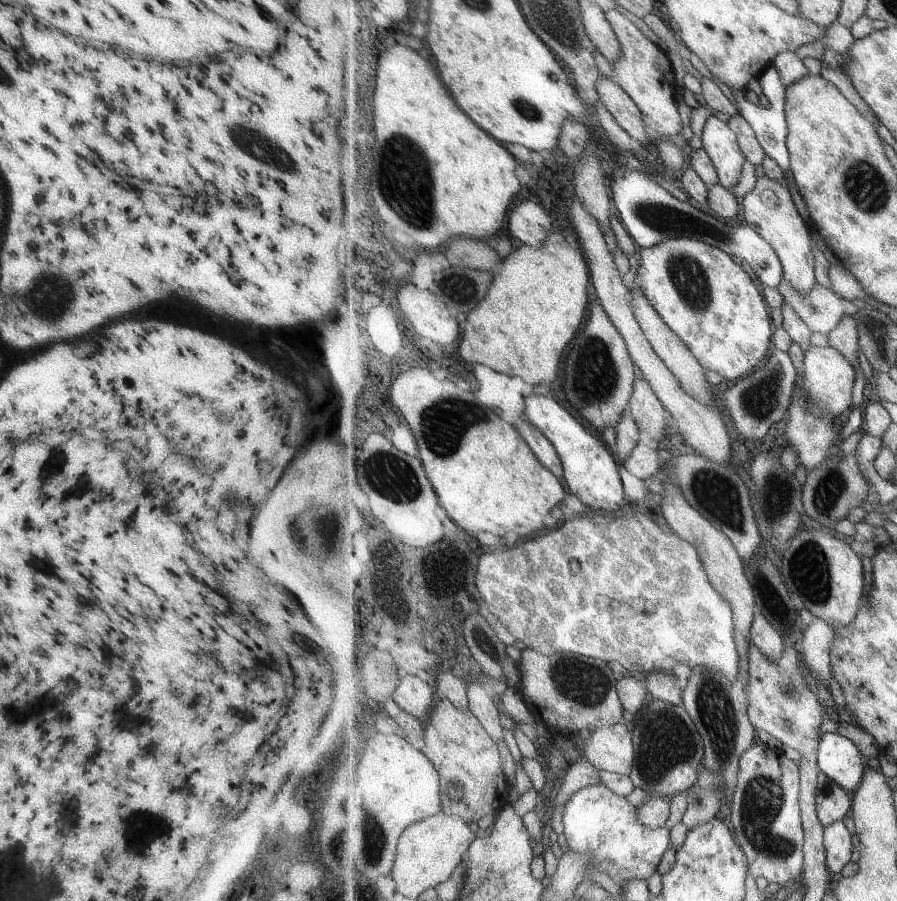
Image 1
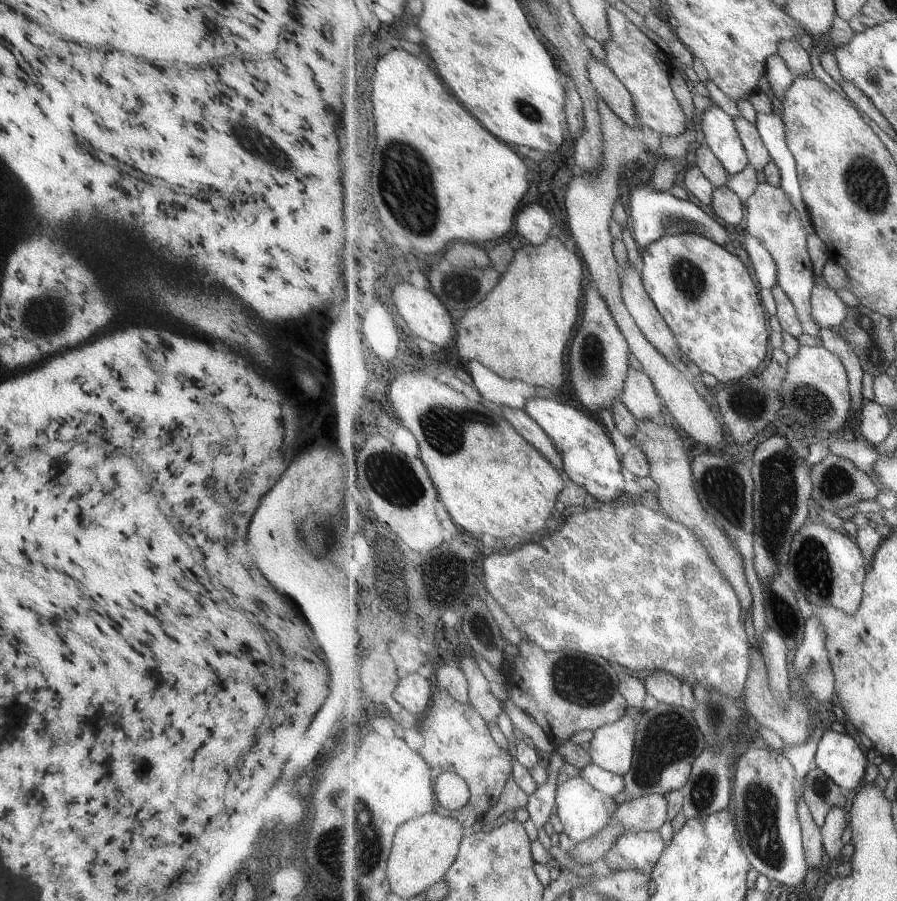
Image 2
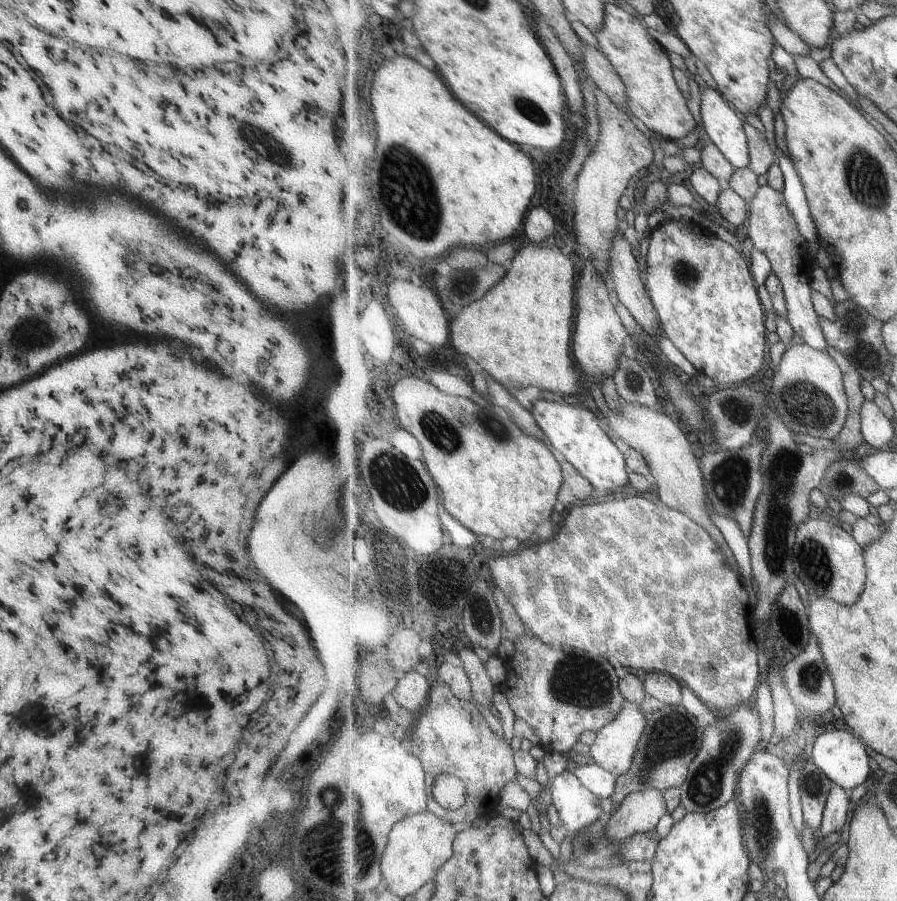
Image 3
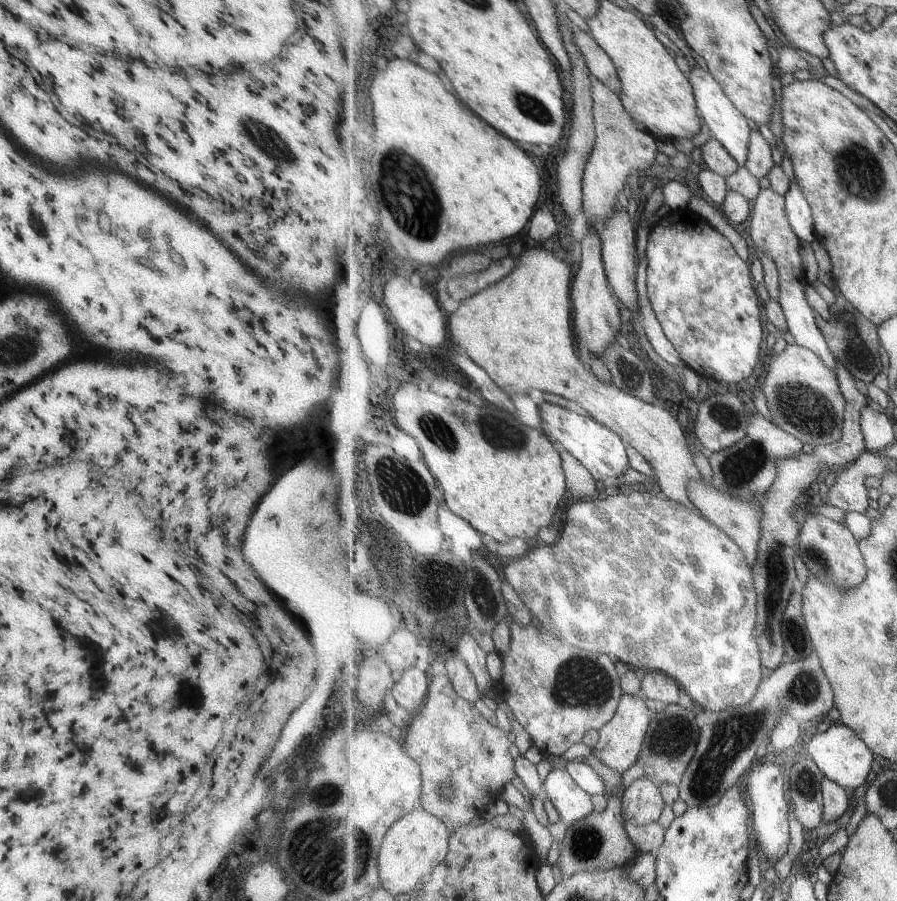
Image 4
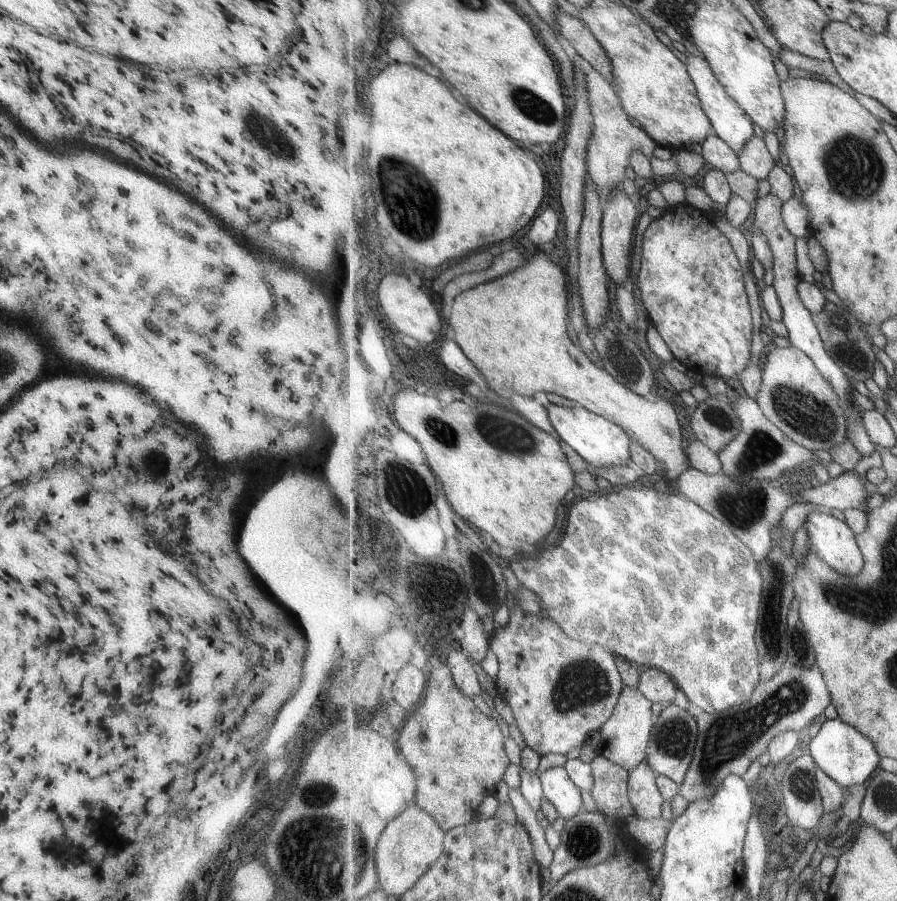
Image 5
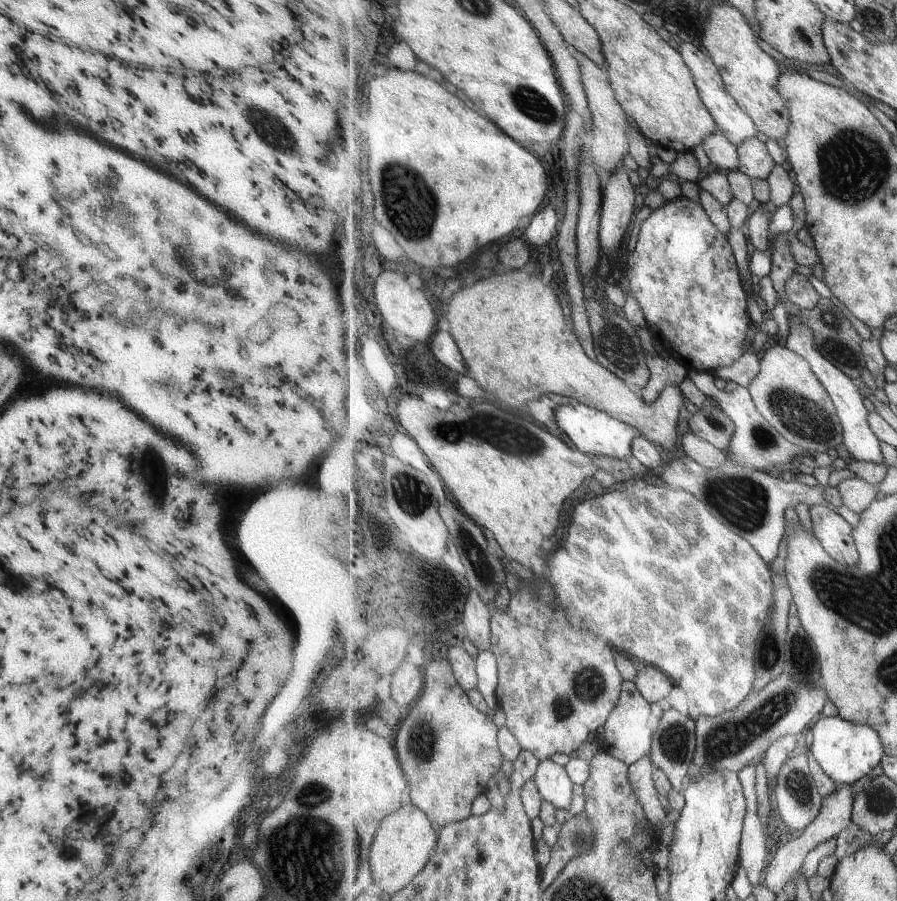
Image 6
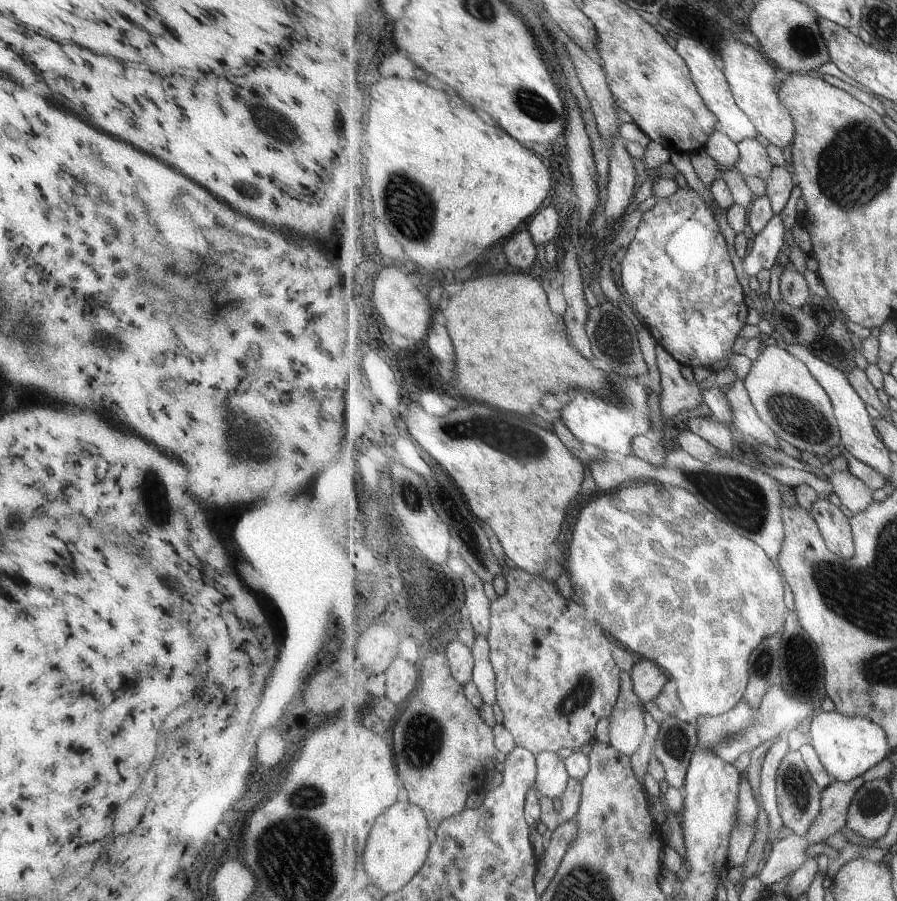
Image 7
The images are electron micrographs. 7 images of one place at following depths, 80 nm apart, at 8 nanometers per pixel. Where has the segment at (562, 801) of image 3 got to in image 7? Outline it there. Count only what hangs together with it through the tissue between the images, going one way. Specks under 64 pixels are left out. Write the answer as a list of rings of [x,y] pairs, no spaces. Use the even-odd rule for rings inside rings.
[[[543,750],[541,754],[536,755],[536,758],[538,778],[535,788],[537,792],[540,796],[561,800],[570,778],[564,760],[561,760],[556,752],[551,752],[551,750]]]

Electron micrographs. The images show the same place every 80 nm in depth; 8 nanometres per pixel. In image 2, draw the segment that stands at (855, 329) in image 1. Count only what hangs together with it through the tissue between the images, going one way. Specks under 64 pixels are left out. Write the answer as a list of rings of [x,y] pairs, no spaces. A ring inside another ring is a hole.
[[[821,330],[823,347],[833,352],[844,363],[849,375],[849,392],[851,392],[852,409],[862,410],[864,405],[863,398],[863,366],[857,356],[853,346],[847,342],[847,338],[839,336],[833,330]]]

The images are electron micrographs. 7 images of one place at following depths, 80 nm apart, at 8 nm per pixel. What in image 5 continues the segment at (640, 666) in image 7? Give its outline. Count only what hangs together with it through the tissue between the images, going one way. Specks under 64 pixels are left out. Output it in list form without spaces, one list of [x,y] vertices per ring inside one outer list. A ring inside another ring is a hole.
[[[645,667],[640,675],[638,690],[653,703],[671,704],[679,688],[674,679],[657,668]]]

